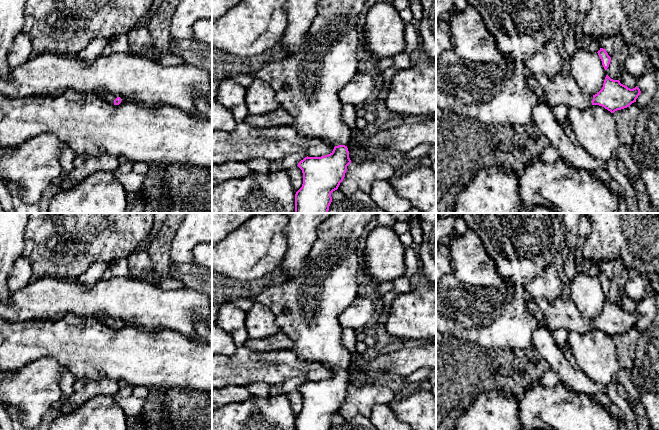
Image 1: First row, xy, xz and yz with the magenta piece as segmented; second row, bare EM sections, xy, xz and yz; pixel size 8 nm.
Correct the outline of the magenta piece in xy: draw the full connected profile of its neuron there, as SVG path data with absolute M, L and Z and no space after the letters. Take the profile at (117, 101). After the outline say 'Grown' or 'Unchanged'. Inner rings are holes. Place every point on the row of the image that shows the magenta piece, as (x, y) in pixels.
M102 93L97 95L101 97L102 99L106 100L107 102L112 103L114 105L120 105L124 102L124 98L121 96L115 96L109 93Z. Grown

